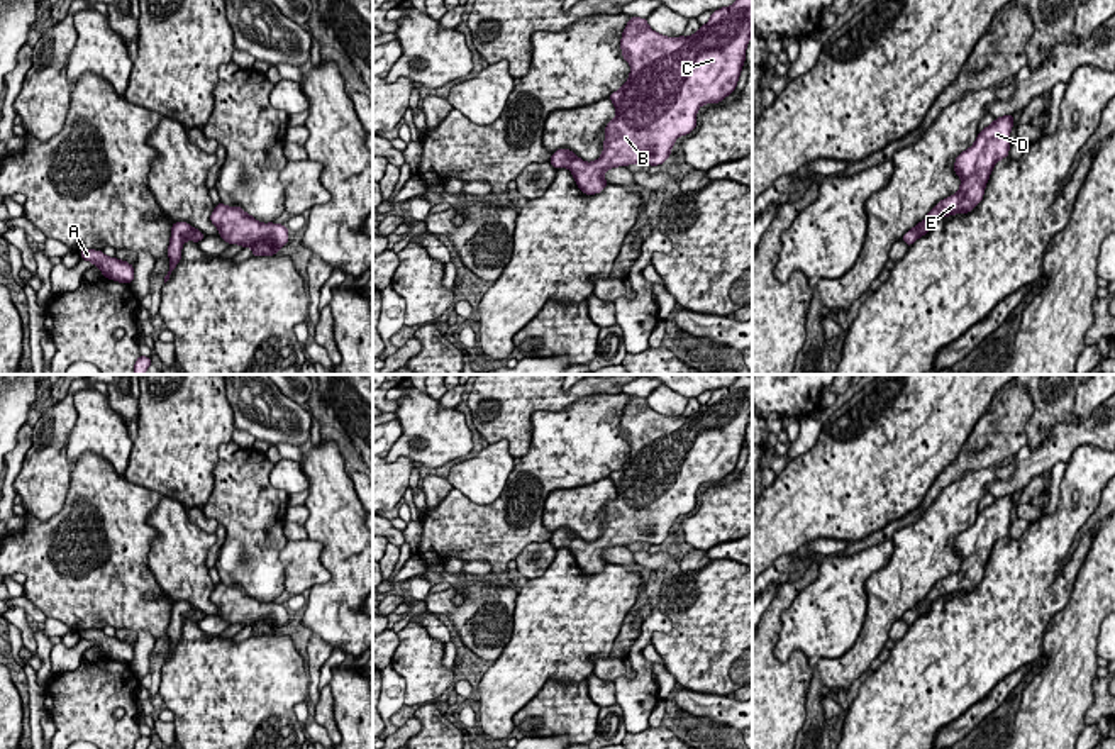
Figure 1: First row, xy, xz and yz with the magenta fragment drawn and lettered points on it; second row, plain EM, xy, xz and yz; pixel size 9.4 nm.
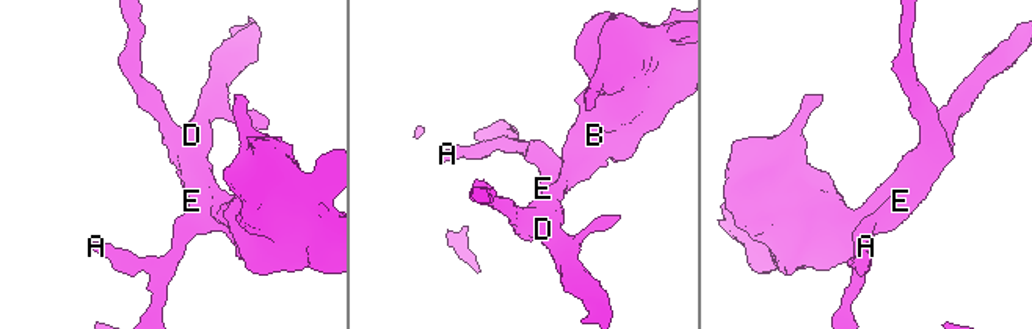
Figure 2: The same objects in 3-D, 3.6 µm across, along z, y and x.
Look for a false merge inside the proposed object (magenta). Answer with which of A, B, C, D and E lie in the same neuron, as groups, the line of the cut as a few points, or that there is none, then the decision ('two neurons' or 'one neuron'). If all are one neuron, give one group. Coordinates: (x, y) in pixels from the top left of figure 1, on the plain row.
A B C D E | no cut | one neuron

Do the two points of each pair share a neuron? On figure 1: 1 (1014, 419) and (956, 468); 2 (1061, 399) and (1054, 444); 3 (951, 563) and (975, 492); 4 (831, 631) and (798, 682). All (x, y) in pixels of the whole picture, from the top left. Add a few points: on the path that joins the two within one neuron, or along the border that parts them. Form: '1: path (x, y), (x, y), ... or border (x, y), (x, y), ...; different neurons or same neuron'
1: path (998, 434), (997, 443), (978, 461), (971, 461); same neuron
2: border (1071, 421), (1059, 422), (1036, 448), (1027, 446); different neurons
3: path (944, 546), (944, 522), (958, 509); same neuron
4: border (778, 632), (782, 661), (793, 651), (809, 658); different neurons

